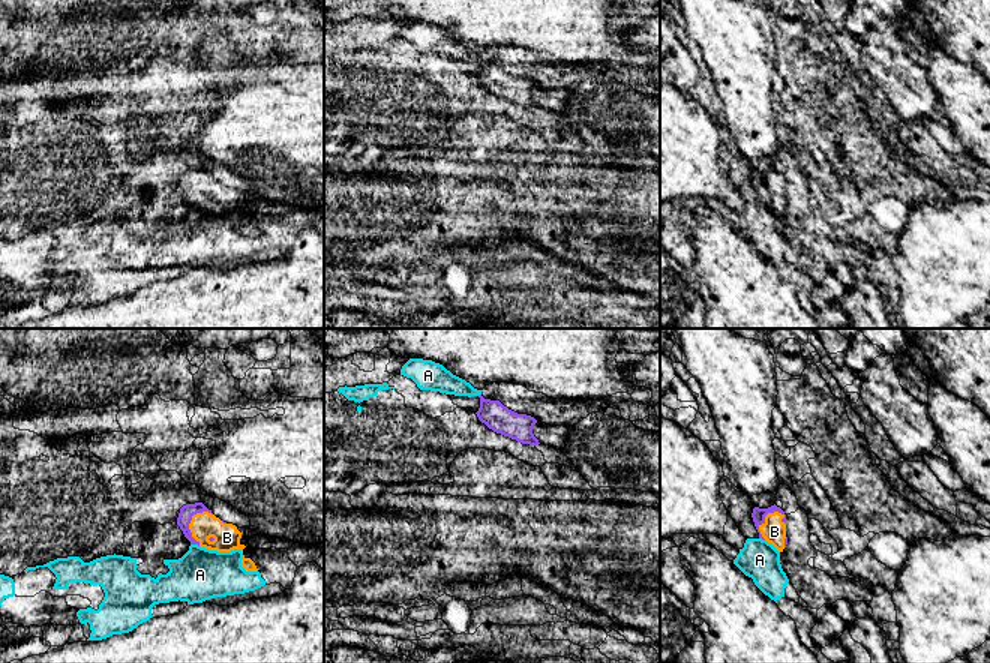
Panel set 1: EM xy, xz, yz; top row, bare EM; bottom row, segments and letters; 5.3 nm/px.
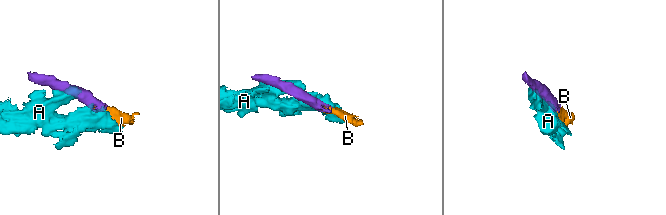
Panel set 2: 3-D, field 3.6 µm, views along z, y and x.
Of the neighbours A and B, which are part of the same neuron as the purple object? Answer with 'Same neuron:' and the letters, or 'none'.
Same neuron: B

